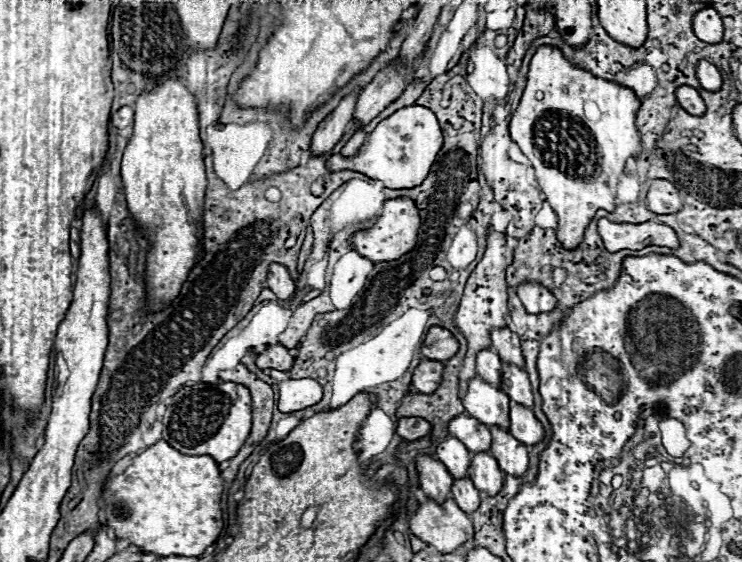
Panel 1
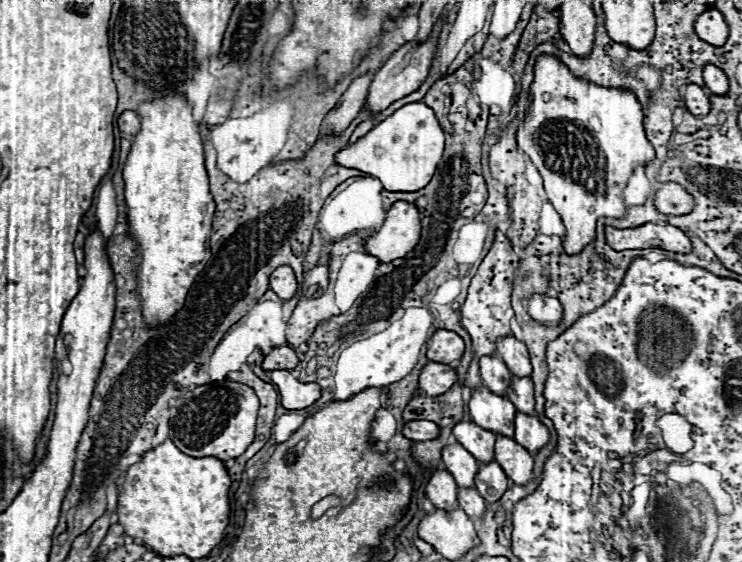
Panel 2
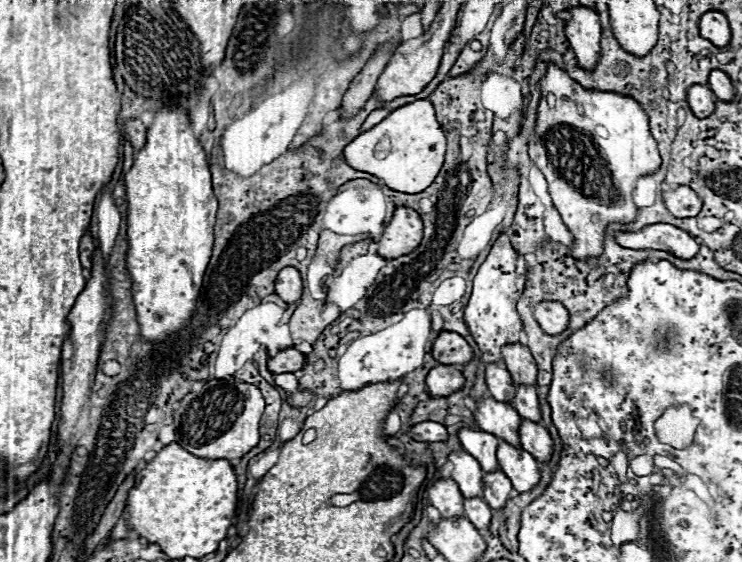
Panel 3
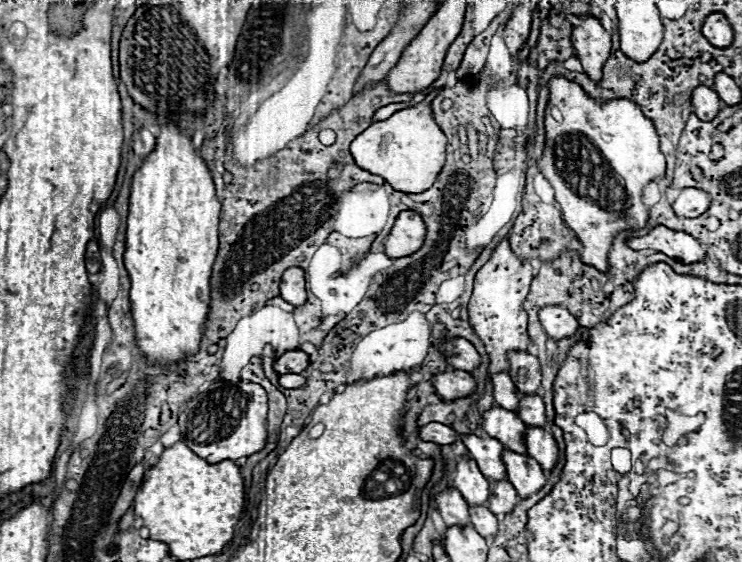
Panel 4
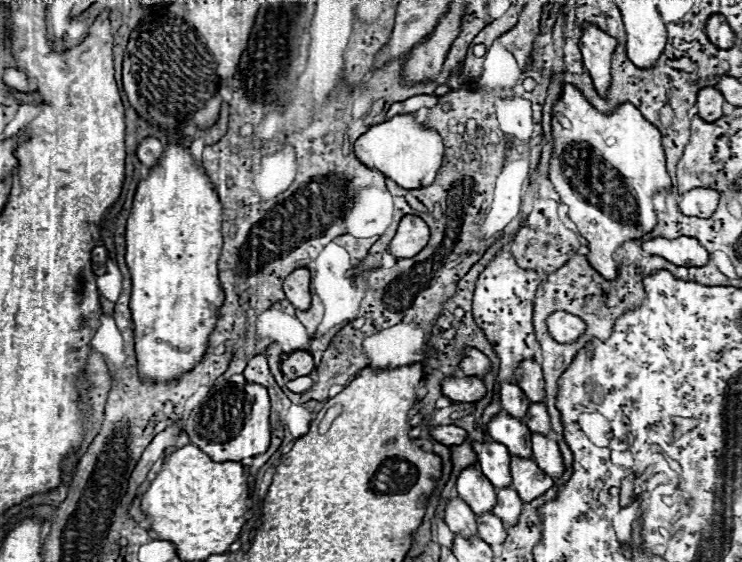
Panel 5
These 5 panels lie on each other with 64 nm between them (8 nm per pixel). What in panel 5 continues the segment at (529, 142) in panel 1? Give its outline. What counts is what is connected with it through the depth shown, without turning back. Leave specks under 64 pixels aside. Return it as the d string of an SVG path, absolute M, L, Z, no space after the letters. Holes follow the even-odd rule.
M568 82L562 84L560 98L552 106L554 144L548 180L560 194L560 202L568 206L568 218L588 242L586 260L604 278L618 276L614 252L622 242L640 240L644 234L652 232L656 224L652 194L672 186L660 138L662 134L658 128L630 102L604 114ZM558 114L568 118L570 130L560 124L556 118Z

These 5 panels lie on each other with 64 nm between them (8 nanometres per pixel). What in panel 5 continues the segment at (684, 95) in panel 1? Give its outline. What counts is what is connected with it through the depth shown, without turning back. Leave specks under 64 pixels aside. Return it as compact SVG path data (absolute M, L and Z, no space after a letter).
M702 88L698 90L696 106L698 106L698 116L704 122L716 122L724 114L722 112L724 96L716 88Z

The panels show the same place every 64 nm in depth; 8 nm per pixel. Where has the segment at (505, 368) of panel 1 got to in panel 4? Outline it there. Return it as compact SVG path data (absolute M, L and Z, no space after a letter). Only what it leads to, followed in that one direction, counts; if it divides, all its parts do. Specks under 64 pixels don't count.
M524 394L518 404L518 414L524 422L530 422L530 426L544 426L544 402L538 394Z

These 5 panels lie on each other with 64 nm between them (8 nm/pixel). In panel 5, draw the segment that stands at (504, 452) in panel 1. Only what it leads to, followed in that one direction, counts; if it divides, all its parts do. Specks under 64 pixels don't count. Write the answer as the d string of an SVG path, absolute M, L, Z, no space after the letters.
M510 456L510 472L512 472L512 488L520 494L524 502L530 502L542 496L548 488L554 486L552 478L538 468L534 460Z

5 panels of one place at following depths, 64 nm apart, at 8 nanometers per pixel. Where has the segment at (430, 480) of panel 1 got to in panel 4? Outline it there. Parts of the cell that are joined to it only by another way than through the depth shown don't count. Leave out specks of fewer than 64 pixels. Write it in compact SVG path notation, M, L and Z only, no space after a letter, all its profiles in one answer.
M448 486L444 492L434 494L434 502L436 502L436 506L448 526L470 524L468 502L462 498L462 494L454 486Z

